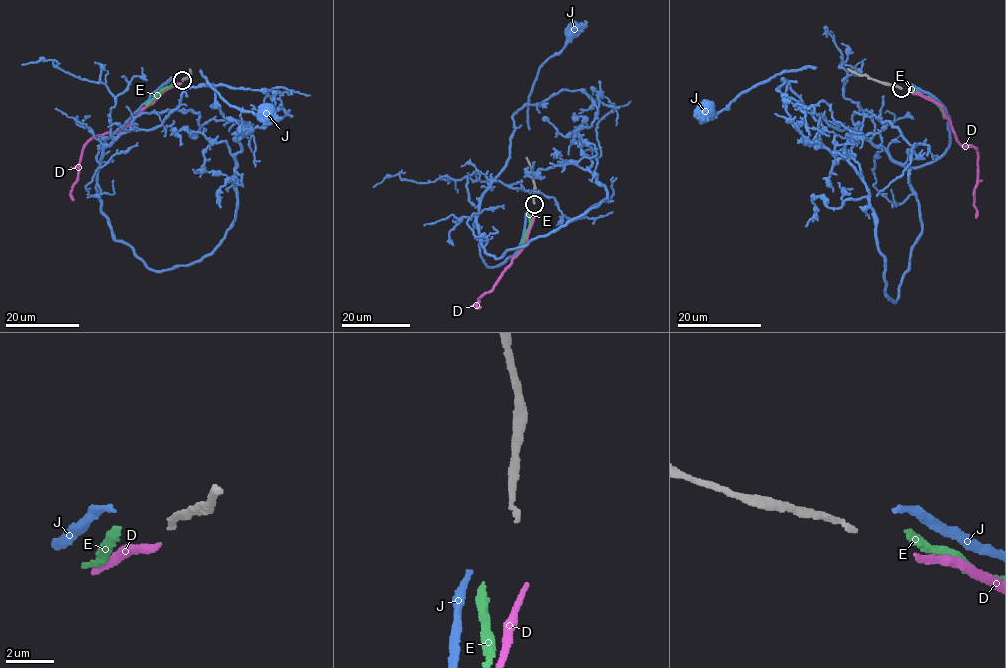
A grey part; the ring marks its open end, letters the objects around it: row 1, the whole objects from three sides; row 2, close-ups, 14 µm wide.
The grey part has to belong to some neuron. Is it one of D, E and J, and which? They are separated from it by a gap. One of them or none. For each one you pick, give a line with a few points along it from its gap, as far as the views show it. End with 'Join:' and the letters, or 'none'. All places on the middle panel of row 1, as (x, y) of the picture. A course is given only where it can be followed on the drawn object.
Join: none

